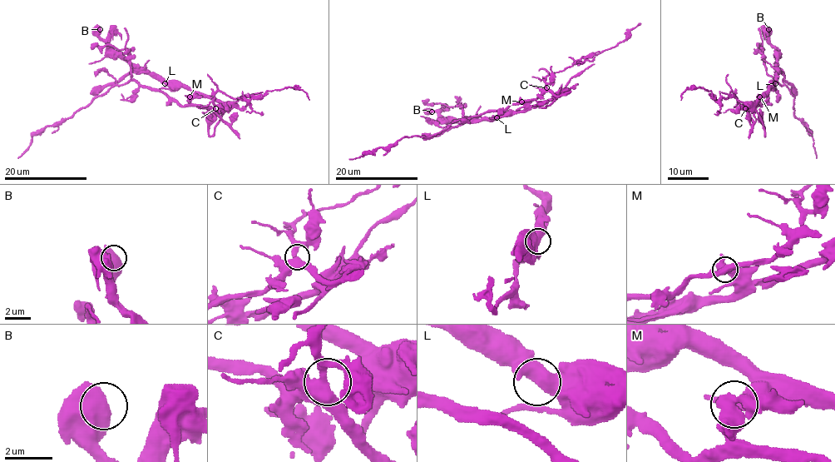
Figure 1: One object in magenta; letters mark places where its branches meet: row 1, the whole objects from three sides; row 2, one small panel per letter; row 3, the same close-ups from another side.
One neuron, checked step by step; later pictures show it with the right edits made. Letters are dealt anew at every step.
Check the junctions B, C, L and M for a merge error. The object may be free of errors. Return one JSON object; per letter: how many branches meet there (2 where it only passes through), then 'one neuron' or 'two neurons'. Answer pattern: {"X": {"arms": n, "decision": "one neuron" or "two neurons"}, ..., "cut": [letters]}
{"B": {"arms": 2, "decision": "one neuron"}, "C": {"arms": 2, "decision": "one neuron"}, "L": {"arms": 2, "decision": "one neuron"}, "M": {"arms": 2, "decision": "two neurons"}, "cut": ["M"]}

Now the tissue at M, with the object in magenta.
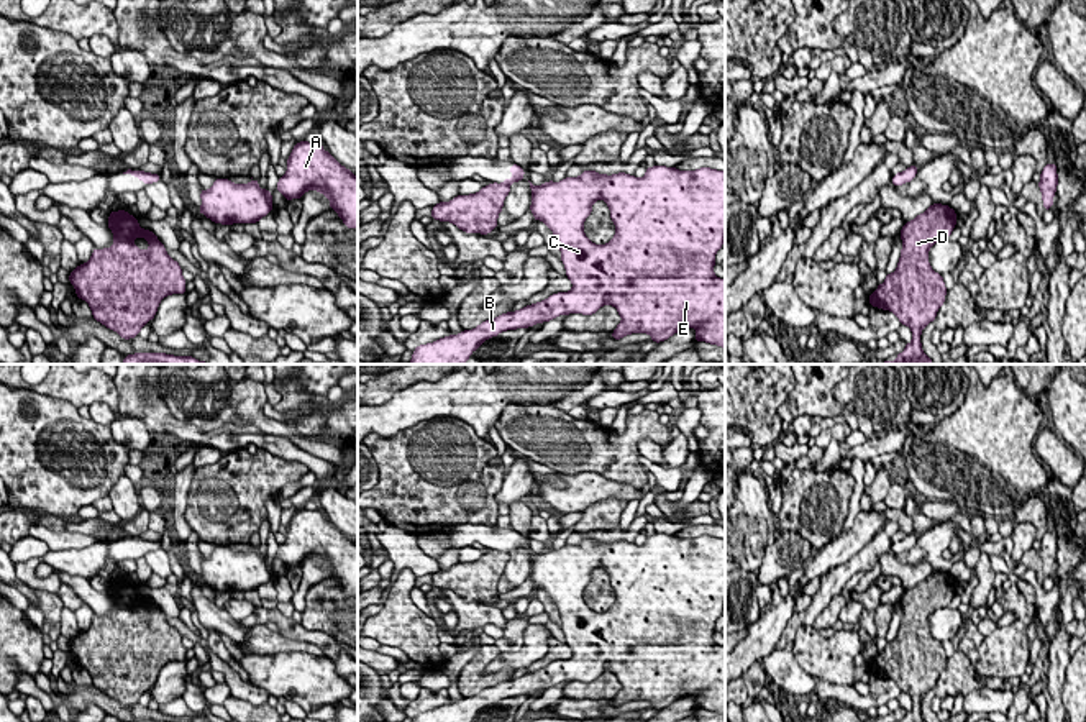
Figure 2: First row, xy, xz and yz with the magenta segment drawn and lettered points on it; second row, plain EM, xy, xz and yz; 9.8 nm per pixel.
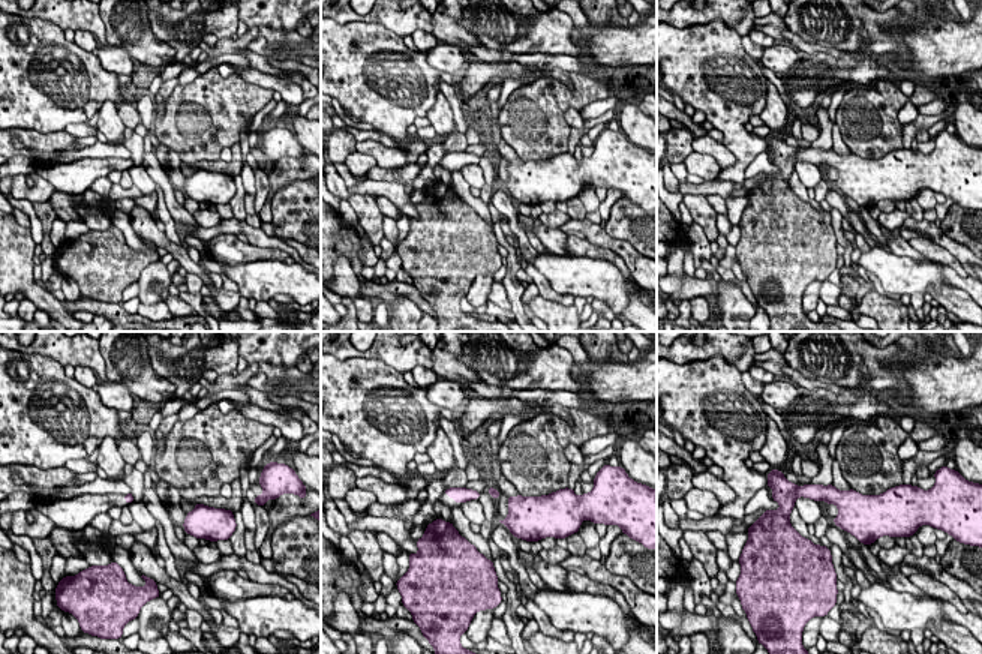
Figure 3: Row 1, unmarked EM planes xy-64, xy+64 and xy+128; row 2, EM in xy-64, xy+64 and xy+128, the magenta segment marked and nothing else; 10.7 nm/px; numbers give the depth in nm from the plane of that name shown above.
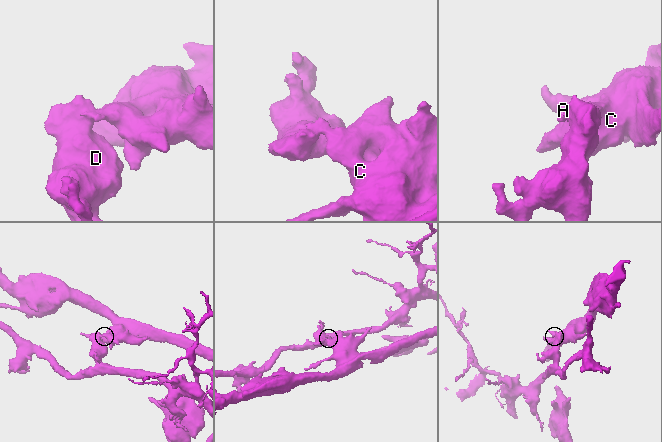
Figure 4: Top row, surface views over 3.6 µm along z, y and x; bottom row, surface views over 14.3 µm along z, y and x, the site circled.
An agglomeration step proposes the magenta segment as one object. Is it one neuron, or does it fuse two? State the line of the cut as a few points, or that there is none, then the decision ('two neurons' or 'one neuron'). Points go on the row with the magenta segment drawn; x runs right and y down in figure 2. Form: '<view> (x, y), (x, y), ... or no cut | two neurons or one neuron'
xy (159, 174), (153, 181), (145, 179) | two neurons

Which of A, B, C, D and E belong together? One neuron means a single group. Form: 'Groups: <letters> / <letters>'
Groups: A B C E / D

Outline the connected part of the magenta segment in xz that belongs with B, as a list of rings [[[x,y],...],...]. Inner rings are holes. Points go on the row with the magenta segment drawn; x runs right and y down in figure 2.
[[[653,166],[646,167],[641,179],[625,172],[607,176],[582,171],[579,177],[559,182],[530,182],[530,189],[530,212],[535,222],[541,220],[556,236],[573,289],[486,320],[472,330],[420,345],[413,350],[410,364],[464,364],[487,338],[502,331],[528,328],[559,315],[592,315],[605,304],[622,317],[612,331],[614,340],[648,333],[651,341],[661,343],[678,331],[694,328],[696,341],[725,350],[725,279],[714,274],[715,253],[725,240],[723,171]],[[599,199],[607,203],[615,225],[615,235],[605,244],[592,243],[584,233],[584,222]]]

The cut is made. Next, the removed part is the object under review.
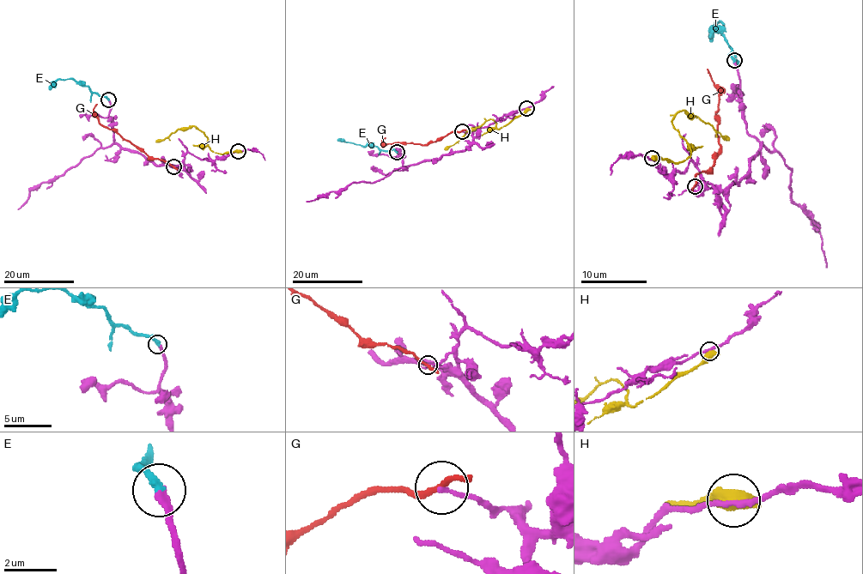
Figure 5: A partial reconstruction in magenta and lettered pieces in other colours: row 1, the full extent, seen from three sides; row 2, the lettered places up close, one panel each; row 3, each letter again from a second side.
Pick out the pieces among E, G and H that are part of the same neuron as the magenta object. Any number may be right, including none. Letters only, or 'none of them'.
E

